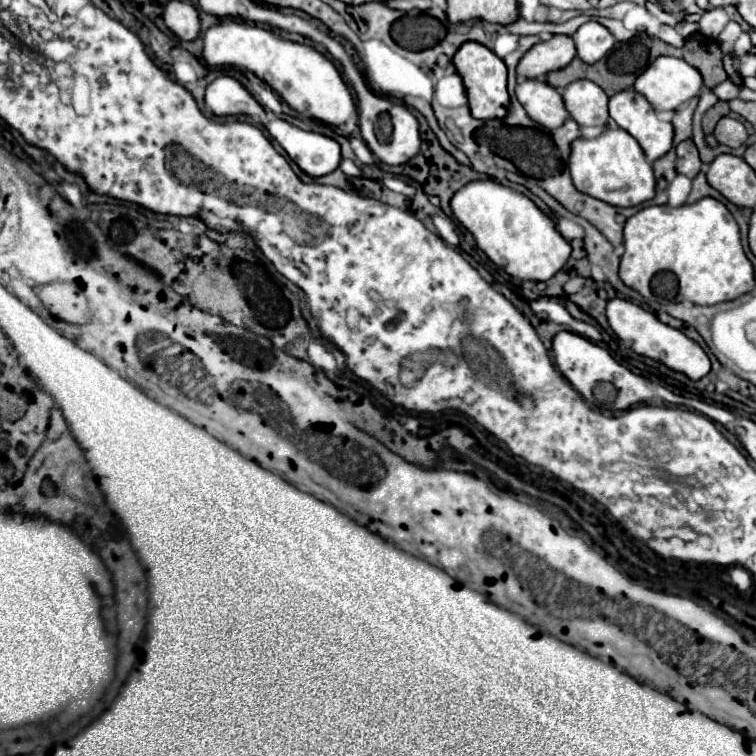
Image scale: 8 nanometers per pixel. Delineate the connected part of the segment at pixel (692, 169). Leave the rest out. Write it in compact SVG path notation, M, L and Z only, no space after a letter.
M686 140L686 142L680 142L676 146L676 172L678 174L684 174L688 178L694 178L698 172L700 172L700 158L698 158L698 150L696 146L692 144L692 140Z

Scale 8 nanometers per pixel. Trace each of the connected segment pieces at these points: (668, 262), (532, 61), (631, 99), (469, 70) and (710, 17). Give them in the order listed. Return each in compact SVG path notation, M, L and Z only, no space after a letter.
M714 198L678 208L646 206L630 216L624 224L624 254L618 276L628 288L660 304L688 300L712 306L754 288L754 268L742 250L738 224L728 208Z
M556 34L548 42L534 44L518 62L516 74L528 80L538 80L552 70L560 70L572 62L576 46L570 36Z
M634 90L614 94L608 102L608 114L640 144L648 162L654 162L672 148L672 124L660 120L648 100L640 94L634 96Z
M464 42L460 50L452 58L458 76L464 82L466 96L468 96L468 108L472 116L478 120L490 120L490 118L504 118L504 112L508 112L510 96L506 90L506 66L504 62L486 46L478 42Z
M710 8L708 12L702 14L700 18L700 28L702 28L702 34L710 40L716 40L716 36L724 30L724 26L730 22L728 14L724 8Z

